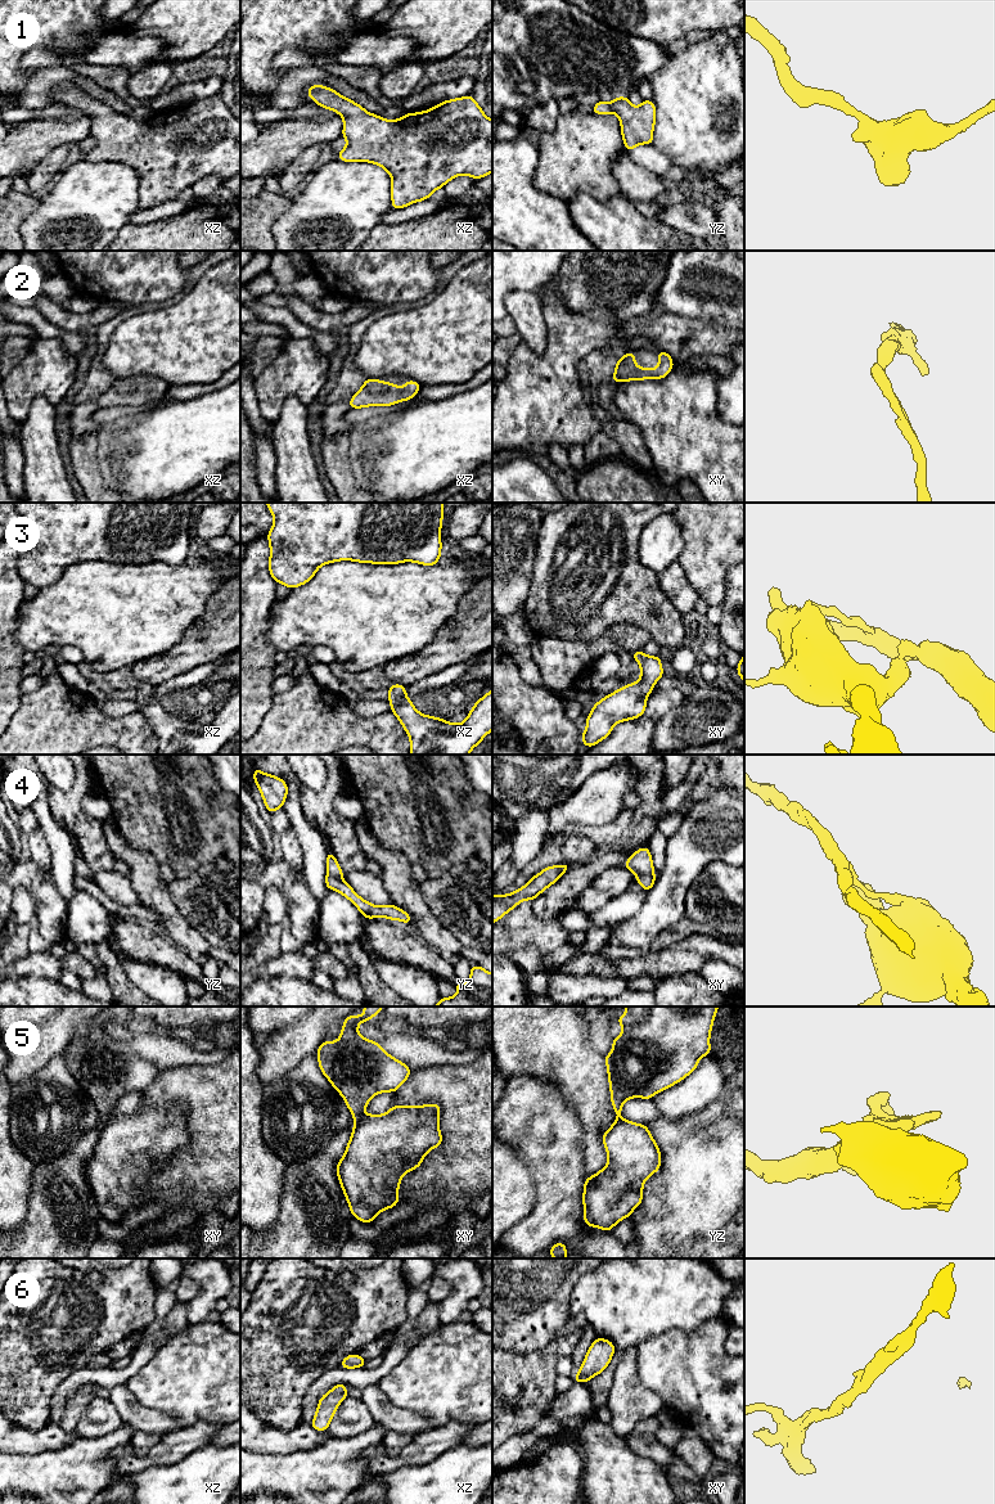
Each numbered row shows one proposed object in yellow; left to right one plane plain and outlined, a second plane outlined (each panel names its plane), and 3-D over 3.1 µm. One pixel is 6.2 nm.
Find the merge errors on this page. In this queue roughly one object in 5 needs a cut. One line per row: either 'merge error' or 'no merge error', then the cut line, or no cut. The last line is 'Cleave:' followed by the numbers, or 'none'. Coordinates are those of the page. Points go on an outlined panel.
1: no merge error; no cut
2: no merge error; no cut
3: no merge error; no cut
4: merge error; cut in xy along (635, 874), (653, 876)
5: merge error; cut in xy along (363, 1113), (355, 1120)
6: no merge error; no cut
Cleave: 4, 5

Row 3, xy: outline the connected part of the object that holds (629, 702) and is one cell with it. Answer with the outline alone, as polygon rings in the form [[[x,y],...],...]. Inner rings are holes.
[[[636,650],[632,657],[640,665],[640,680],[621,686],[594,704],[586,719],[586,730],[581,734],[582,743],[589,748],[605,739],[616,724],[640,717],[653,685],[663,676],[658,656]]]

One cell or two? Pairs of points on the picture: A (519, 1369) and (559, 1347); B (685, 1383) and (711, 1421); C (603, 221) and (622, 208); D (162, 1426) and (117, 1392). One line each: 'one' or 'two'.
A: one
B: one
C: one
D: one

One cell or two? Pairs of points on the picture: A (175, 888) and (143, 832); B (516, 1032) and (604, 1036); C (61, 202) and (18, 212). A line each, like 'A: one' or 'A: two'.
A: two
B: two
C: two

